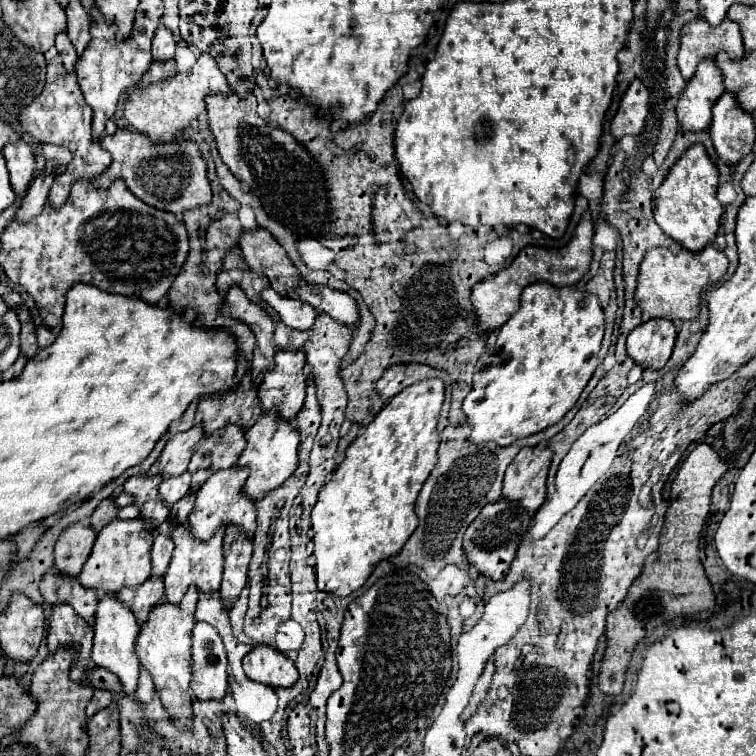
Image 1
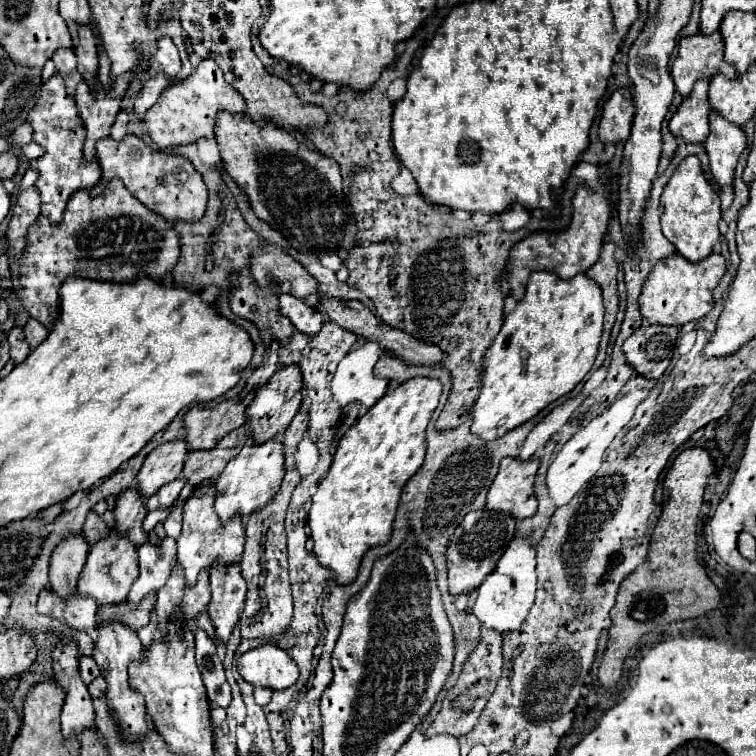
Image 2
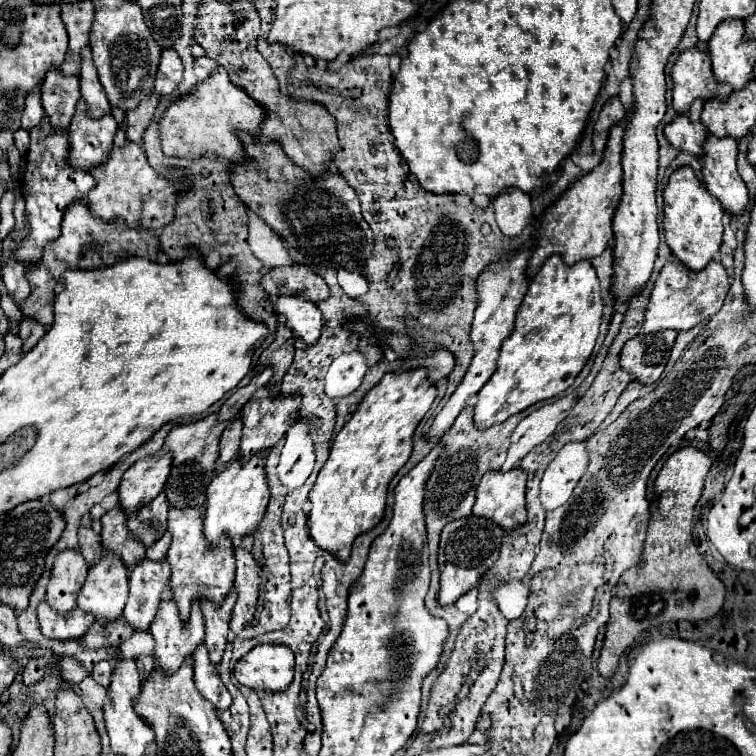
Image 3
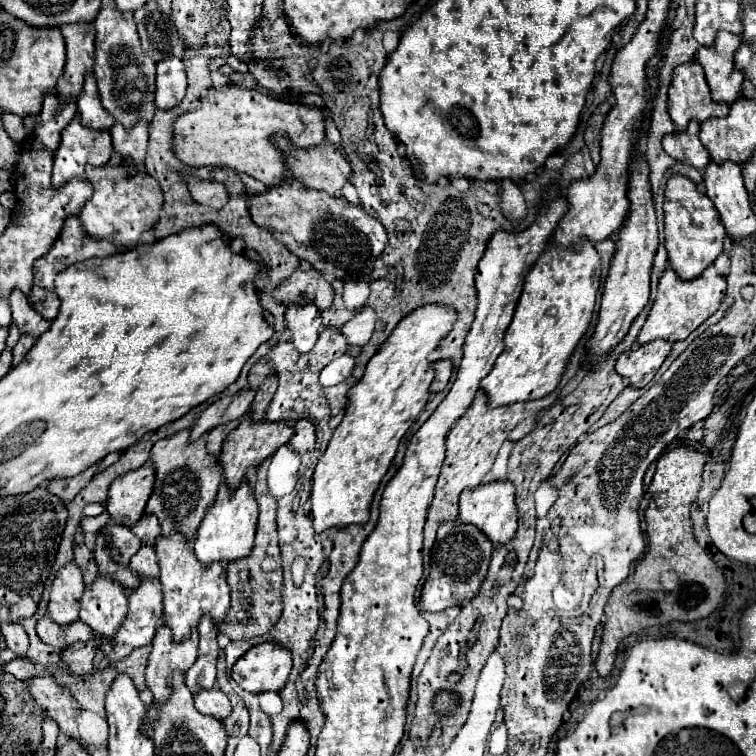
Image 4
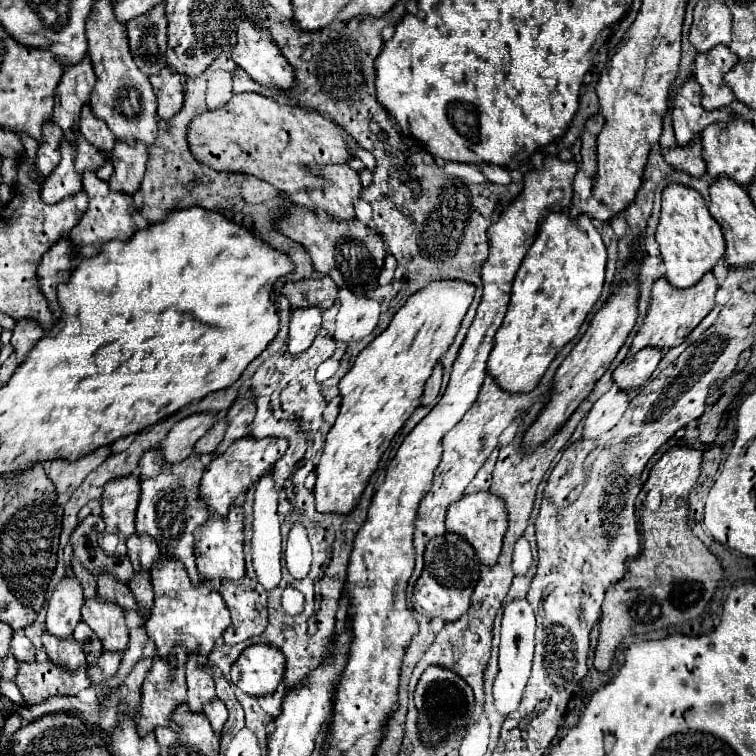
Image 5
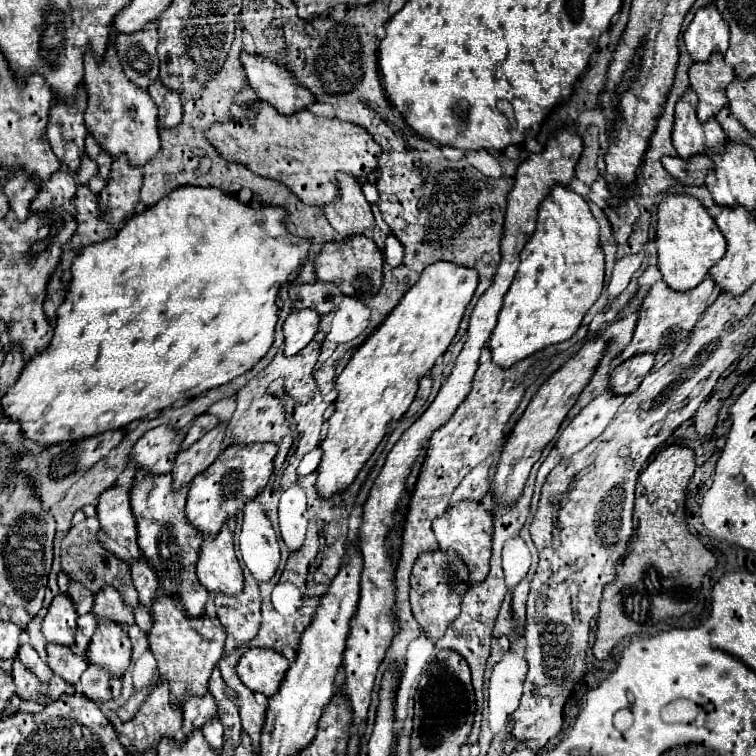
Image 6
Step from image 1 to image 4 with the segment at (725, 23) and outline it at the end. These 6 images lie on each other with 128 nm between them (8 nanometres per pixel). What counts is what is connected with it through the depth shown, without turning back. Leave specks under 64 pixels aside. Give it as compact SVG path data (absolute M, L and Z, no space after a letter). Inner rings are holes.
M690 60L688 64L680 64L672 72L668 112L676 124L676 130L682 132L690 120L704 122L712 116L726 116L728 104L712 100L702 66L698 64L698 60Z

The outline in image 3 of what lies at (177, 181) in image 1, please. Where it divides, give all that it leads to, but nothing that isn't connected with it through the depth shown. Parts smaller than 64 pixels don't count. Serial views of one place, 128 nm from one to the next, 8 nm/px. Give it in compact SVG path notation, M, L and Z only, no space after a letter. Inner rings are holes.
M126 142L122 148L112 148L108 160L100 166L94 166L90 174L96 180L96 186L88 192L88 206L90 210L104 218L112 220L116 216L124 218L128 226L144 226L146 230L162 230L168 222L174 220L178 192L190 188L182 182L170 182L160 176L146 158L146 150L142 144Z

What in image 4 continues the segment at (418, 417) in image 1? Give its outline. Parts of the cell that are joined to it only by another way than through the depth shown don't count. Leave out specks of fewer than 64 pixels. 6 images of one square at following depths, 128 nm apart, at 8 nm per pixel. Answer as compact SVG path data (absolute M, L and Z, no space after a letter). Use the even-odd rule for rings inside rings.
M428 304L428 308L418 308L418 312L408 314L368 362L364 378L350 388L344 420L332 434L314 470L310 516L316 532L330 528L342 530L350 524L368 522L374 494L396 456L398 444L430 398L428 388L434 380L434 370L428 354L438 348L454 320L456 312L452 312L452 308L440 308L438 304Z

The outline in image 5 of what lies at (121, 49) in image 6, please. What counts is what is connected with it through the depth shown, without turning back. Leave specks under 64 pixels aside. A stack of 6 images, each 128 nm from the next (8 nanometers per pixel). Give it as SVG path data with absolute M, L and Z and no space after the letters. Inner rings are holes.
M164 2L152 8L150 12L130 20L126 26L132 56L138 68L148 76L160 72L166 66L166 46L168 46Z

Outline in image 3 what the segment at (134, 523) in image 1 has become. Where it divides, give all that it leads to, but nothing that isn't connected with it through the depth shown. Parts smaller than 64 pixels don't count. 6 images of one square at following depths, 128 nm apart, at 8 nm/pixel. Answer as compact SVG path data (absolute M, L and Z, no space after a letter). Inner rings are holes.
M104 552L102 558L90 568L84 580L84 586L78 594L78 606L86 612L92 612L96 620L116 620L122 614L126 600L128 600L128 568L118 554Z

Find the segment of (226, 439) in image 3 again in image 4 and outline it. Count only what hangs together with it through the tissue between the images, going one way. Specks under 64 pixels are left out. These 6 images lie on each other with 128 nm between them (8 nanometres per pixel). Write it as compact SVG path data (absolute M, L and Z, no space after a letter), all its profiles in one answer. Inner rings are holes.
M226 422L226 424L220 424L218 428L214 428L208 436L208 452L212 452L214 456L218 456L222 452L222 444L226 440L226 436L238 426L238 422Z

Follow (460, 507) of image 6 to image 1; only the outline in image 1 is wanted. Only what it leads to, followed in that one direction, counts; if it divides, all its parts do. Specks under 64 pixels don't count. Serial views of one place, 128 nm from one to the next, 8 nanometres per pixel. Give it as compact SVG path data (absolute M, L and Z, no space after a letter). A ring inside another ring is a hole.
M522 448L504 476L502 498L516 500L522 508L536 512L546 500L550 460L550 448Z

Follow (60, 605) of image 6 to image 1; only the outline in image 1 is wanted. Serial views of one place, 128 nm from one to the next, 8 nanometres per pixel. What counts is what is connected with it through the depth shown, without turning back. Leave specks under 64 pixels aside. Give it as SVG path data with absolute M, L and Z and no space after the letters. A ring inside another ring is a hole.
M76 522L68 526L62 534L60 540L56 542L54 550L54 564L60 572L76 578L86 562L86 558L92 552L96 540L96 530L88 522Z

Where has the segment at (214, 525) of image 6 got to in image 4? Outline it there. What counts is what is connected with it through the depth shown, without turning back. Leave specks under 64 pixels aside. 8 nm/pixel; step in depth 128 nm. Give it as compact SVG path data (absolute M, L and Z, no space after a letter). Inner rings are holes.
M248 412L242 420L240 426L228 436L224 442L222 454L220 454L220 468L224 472L224 478L230 488L236 488L250 466L260 466L262 460L266 460L270 454L274 454L282 444L286 444L294 434L294 428L288 426L286 422L270 422L270 420L252 420L252 412Z

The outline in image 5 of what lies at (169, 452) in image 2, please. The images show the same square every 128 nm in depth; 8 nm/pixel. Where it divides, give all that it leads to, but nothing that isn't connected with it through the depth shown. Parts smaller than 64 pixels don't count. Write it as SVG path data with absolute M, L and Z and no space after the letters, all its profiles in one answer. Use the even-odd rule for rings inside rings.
M124 476L110 480L102 494L102 518L108 524L106 528L120 538L124 546L126 538L134 532L136 508L140 500L140 478Z

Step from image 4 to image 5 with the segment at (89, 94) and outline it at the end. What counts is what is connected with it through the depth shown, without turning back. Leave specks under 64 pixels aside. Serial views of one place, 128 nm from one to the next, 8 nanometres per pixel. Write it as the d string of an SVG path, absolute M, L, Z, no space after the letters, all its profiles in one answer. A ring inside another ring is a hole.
M84 104L84 112L80 116L80 132L84 134L84 138L94 144L98 150L106 152L108 156L112 154L112 148L114 148L114 134L110 132L110 128L104 124L104 120L98 120L94 114L92 114L92 108L90 104Z

